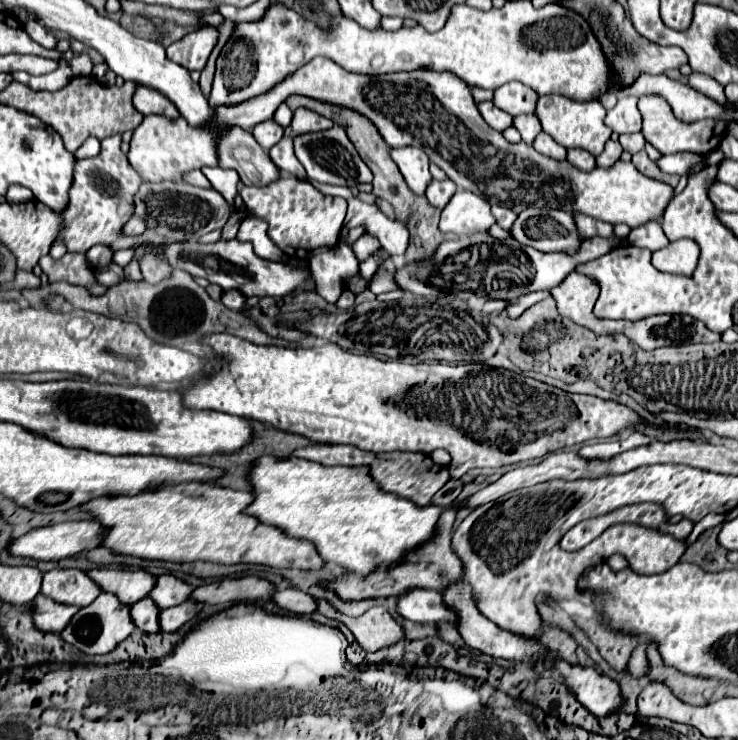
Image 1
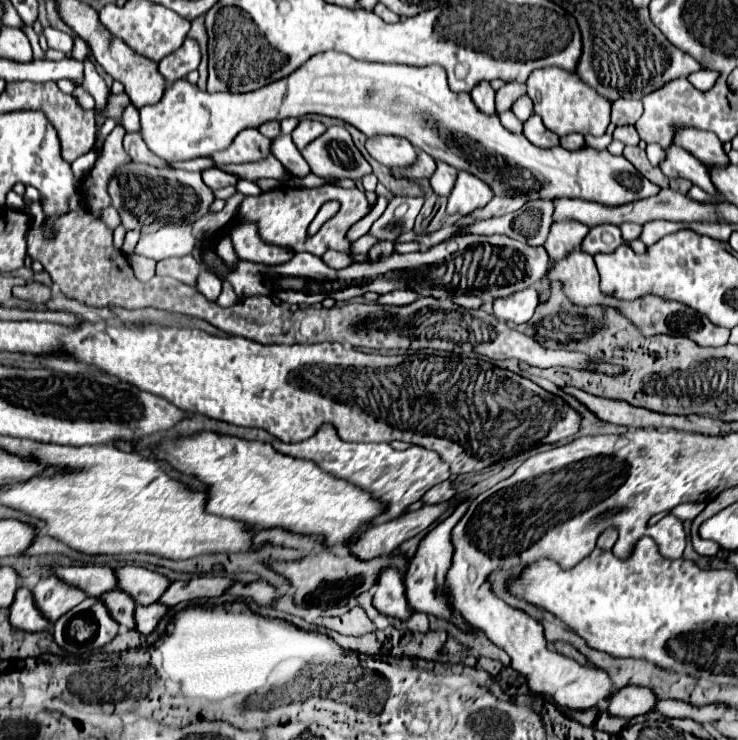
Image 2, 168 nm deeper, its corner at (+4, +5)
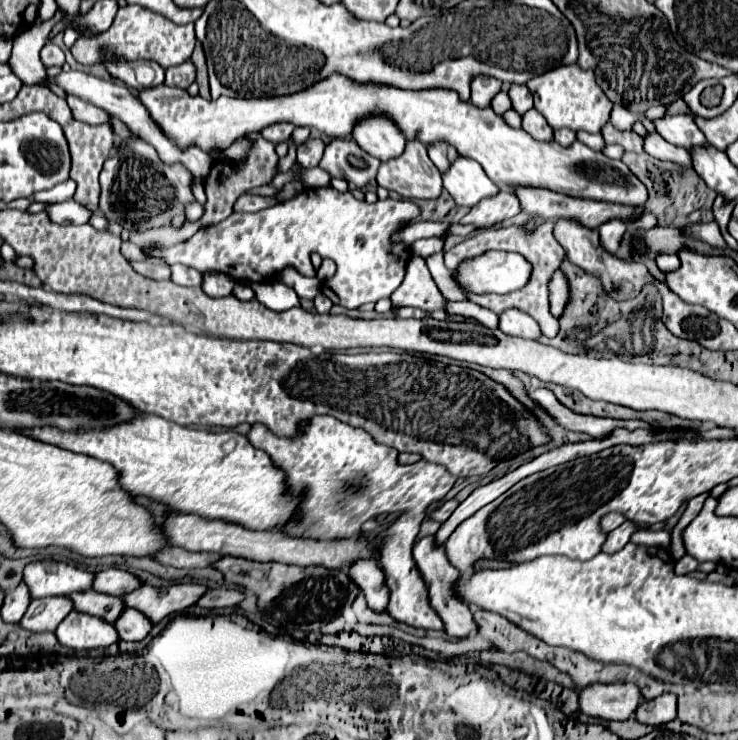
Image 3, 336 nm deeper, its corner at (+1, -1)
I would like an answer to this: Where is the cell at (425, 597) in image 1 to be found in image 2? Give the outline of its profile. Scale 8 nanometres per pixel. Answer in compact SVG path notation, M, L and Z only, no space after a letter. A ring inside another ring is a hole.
M384 568L384 572L380 572L380 580L376 584L378 584L378 588L374 592L372 606L382 614L406 620L412 614L412 610L408 608L408 600L404 596L404 582L402 582L398 570Z

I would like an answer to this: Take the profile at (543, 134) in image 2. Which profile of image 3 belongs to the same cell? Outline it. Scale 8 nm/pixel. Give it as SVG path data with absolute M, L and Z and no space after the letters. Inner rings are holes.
M529 110L527 114L523 114L523 130L531 134L535 140L541 140L541 142L553 140L551 126L547 126L545 118L537 110Z

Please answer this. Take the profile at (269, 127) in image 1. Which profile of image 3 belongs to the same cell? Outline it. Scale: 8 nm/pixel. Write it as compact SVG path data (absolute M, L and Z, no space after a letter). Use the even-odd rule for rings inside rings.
M283 122L283 124L271 124L271 126L267 126L267 128L261 132L261 136L267 138L269 142L273 142L273 144L279 144L279 142L287 142L287 140L289 140L293 128L295 128L295 126L285 124L285 122Z

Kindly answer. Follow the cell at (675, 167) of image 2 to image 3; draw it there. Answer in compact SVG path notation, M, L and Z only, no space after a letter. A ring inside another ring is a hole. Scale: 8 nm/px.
M647 134L645 152L661 162L675 162L681 168L691 168L691 154L679 146L671 146L659 134Z

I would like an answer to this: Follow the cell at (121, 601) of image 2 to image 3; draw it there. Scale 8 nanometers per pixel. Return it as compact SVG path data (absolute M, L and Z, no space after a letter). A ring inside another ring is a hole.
M87 590L87 594L71 594L71 600L75 602L75 610L85 612L85 614L93 614L93 616L99 616L99 618L111 622L111 624L125 610L123 598L99 594L95 590Z

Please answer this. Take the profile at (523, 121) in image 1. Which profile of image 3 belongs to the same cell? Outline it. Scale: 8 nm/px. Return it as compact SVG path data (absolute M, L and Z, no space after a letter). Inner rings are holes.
M511 86L509 88L509 98L511 98L511 104L513 104L513 110L517 114L525 114L527 110L533 108L533 98L531 98L531 92L525 88L525 86Z

